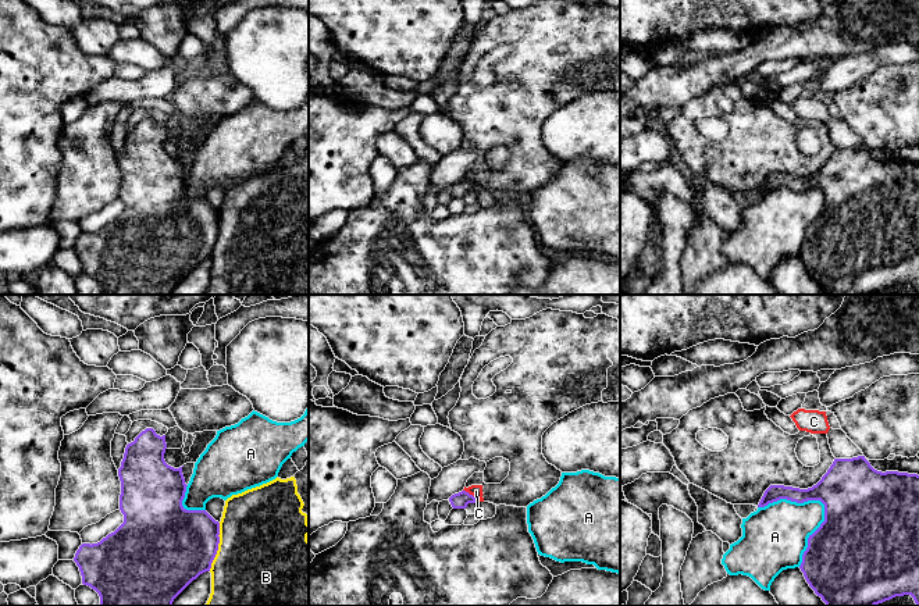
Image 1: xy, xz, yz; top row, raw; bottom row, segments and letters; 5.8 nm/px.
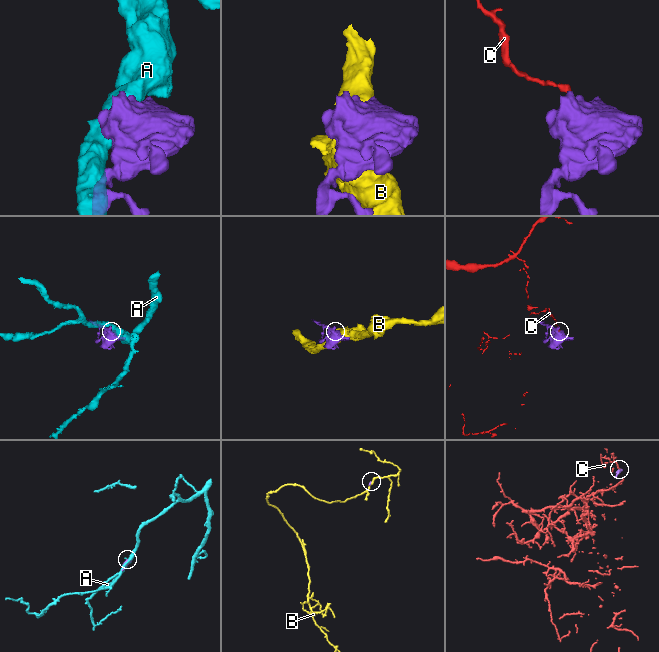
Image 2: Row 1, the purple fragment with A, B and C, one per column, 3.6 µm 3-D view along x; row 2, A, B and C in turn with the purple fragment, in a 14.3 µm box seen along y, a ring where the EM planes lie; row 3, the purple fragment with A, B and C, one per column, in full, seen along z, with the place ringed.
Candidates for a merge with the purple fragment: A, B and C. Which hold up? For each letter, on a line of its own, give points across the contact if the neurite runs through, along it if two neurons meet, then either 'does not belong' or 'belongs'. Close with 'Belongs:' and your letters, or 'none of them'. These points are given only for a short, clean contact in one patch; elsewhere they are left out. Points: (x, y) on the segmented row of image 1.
A: does not belong
B: does not belong
C: along xz (463, 489), (478, 501) | does not belong
Belongs: none of them

